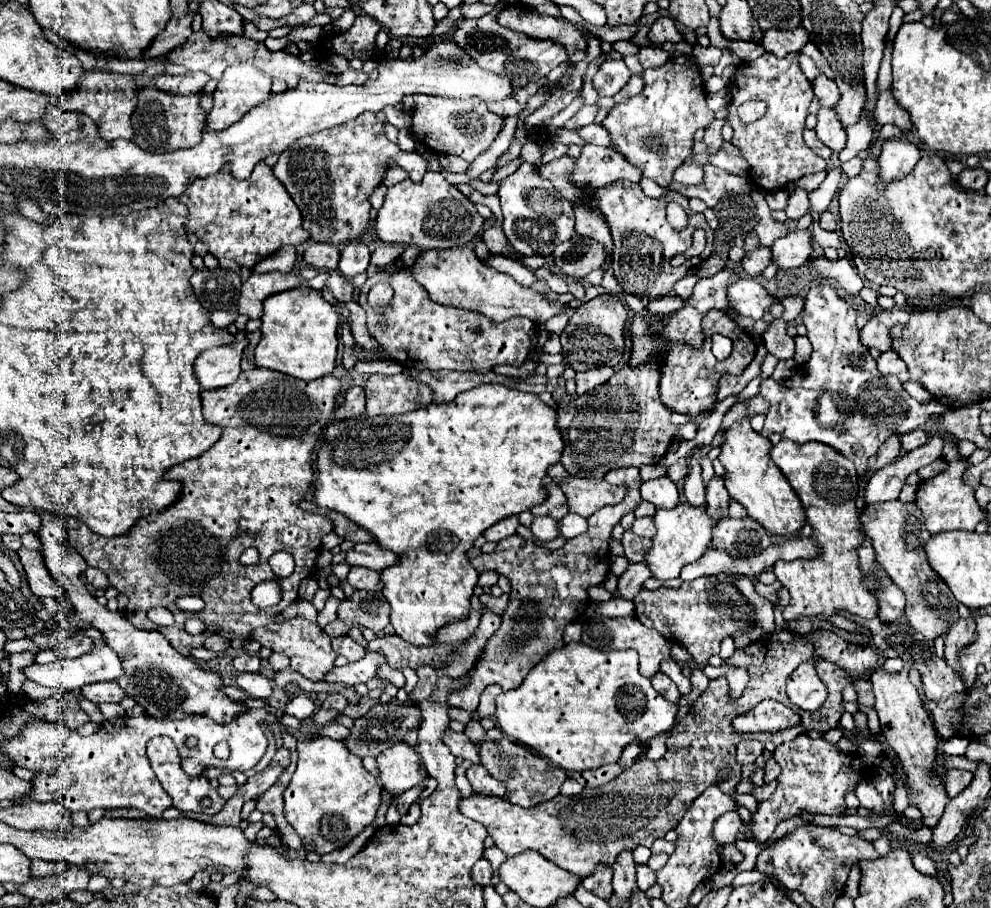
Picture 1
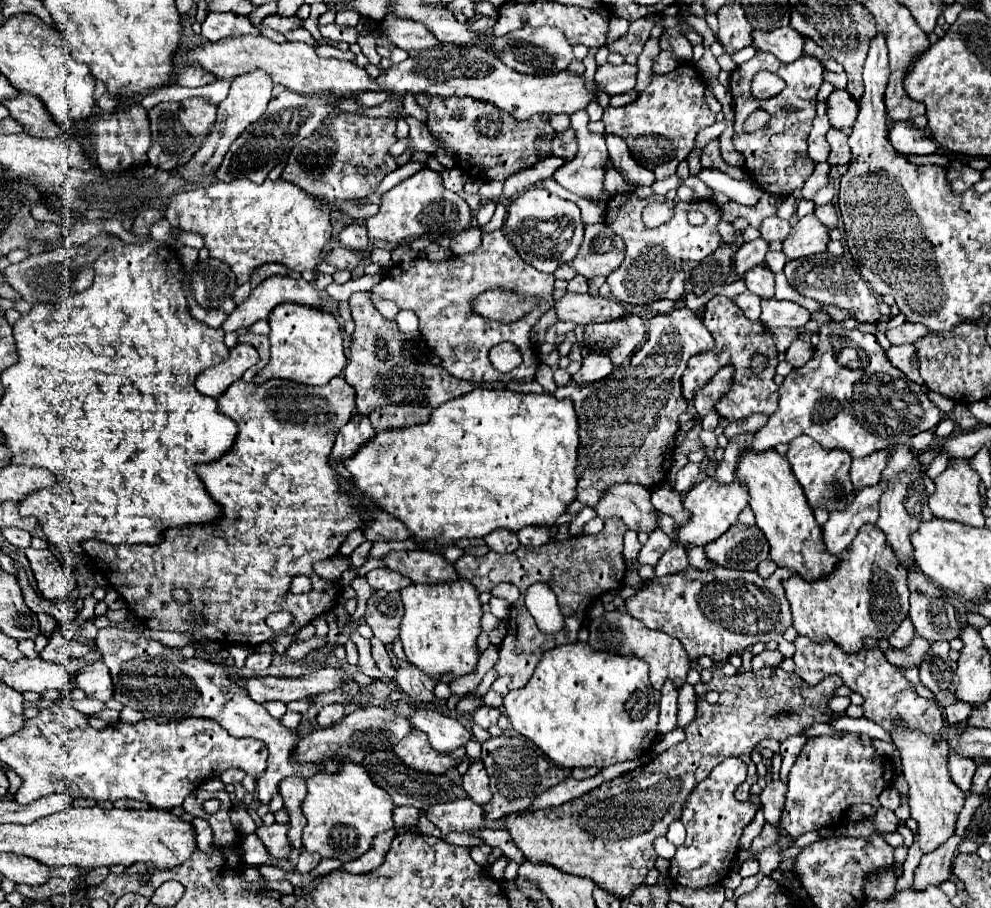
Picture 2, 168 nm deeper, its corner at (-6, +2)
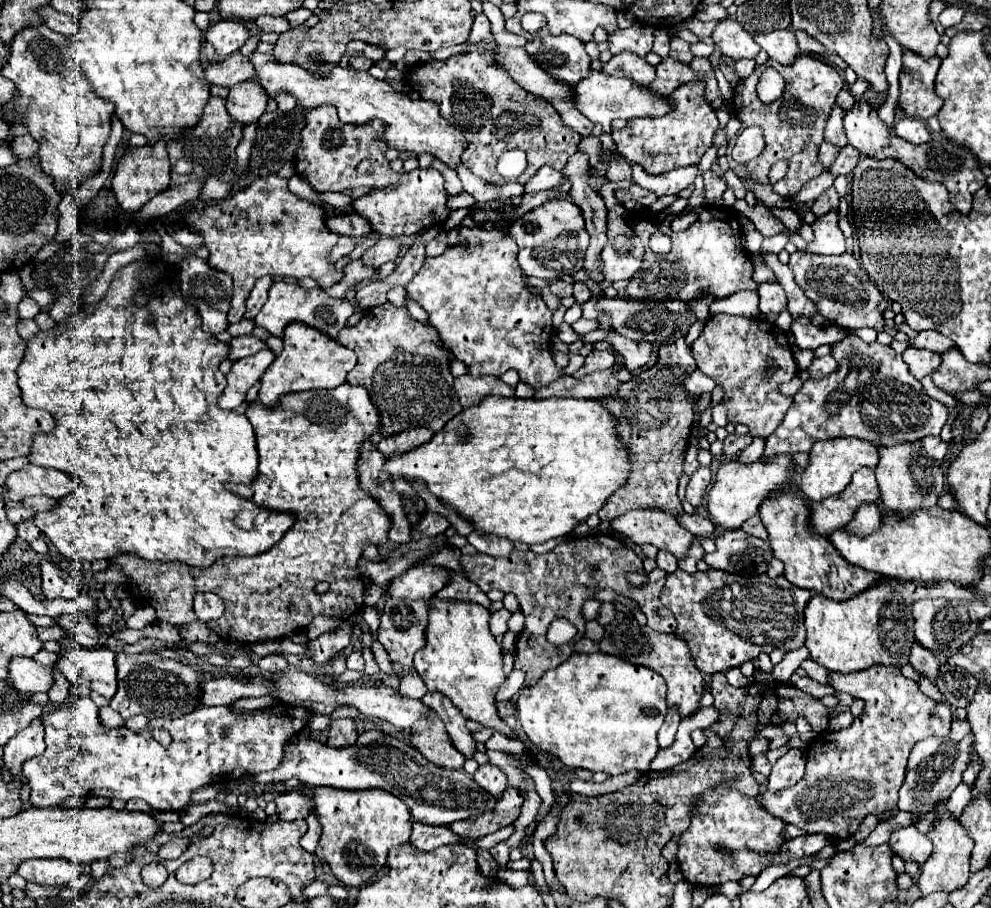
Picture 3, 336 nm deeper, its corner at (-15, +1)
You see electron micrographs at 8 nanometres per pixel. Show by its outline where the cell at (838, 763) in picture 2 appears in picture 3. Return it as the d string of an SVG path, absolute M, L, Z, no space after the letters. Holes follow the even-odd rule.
M869 667L867 671L855 671L855 675L835 675L831 673L831 685L837 691L847 691L853 697L865 701L863 713L853 721L849 729L843 731L823 731L817 741L810 743L806 751L805 777L785 789L785 791L765 791L757 795L761 807L765 807L771 815L783 819L785 823L797 825L809 833L825 833L833 839L847 839L855 835L857 827L867 815L879 815L887 809L895 809L897 791L903 785L907 773L907 757L911 747L925 737L947 737L951 725L951 709L949 705L935 703L927 695L923 695L915 681L895 671L895 667Z

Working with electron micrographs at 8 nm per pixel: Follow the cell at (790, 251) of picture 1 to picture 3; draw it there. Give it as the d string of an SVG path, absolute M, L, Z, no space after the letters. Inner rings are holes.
M831 209L827 215L817 217L811 225L815 233L815 241L809 243L811 253L823 255L841 255L845 253L845 237L839 229L839 209Z

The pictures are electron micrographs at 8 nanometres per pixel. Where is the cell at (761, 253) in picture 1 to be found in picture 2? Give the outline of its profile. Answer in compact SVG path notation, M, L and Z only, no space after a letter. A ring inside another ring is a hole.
M752 266L744 276L746 288L754 294L760 294L760 298L772 298L774 296L774 274L768 266Z

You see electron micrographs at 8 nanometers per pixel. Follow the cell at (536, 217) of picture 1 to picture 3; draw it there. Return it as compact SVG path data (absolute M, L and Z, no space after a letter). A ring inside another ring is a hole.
M569 199L545 201L541 207L521 215L519 219L515 219L509 227L509 233L515 237L515 241L519 245L519 257L517 259L519 259L519 265L521 265L525 275L533 275L539 279L561 279L565 275L573 275L573 273L583 269L583 259L585 259L585 251L589 245L589 233L585 231L585 221L583 221L581 209Z

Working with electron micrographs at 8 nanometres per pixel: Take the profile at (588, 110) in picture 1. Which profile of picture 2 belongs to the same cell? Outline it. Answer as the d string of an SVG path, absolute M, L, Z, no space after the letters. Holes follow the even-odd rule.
M572 126L566 132L560 132L552 138L552 154L562 156L564 160L574 158L574 154L576 154L576 132Z

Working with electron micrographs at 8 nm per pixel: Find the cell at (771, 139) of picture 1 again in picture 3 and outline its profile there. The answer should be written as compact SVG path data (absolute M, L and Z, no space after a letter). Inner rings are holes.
M799 55L795 59L795 63L789 65L789 67L783 67L775 61L767 61L765 67L773 67L785 79L783 95L777 101L767 105L767 103L759 101L759 97L757 97L755 87L759 83L761 73L763 73L763 65L755 67L751 77L739 81L739 85L735 87L735 93L733 93L733 109L735 109L737 119L741 121L743 129L751 127L751 125L759 125L763 129L765 149L759 157L755 157L753 161L749 161L745 165L735 163L729 157L729 153L727 153L727 159L729 159L729 165L739 179L753 179L761 185L769 183L767 173L769 173L771 165L777 159L787 159L789 161L789 173L787 173L785 179L781 179L773 185L773 191L781 197L791 197L809 179L813 179L813 177L817 177L825 171L823 163L817 157L819 155L819 143L823 141L825 123L827 123L829 113L835 105L837 93L843 89L845 81L841 79L841 75L833 67L827 67L827 63L823 63L823 61L819 61L817 57L811 57L811 55Z

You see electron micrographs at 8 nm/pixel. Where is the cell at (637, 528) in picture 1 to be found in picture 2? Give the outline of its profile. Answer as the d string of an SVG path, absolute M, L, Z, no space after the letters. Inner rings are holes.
M656 528L654 532L650 532L650 540L642 546L640 554L638 554L638 562L636 568L644 566L644 564L656 564L658 558L672 546L672 540L668 534L664 534L660 528Z

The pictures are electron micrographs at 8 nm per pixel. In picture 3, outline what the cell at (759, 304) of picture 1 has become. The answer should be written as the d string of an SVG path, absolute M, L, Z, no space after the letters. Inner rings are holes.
M807 317L797 319L791 325L791 333L795 335L795 345L799 349L811 349L811 351L815 351L821 345L833 345L847 335L847 331L843 331L835 325L829 325L825 329L815 327L815 325L811 325L811 321Z

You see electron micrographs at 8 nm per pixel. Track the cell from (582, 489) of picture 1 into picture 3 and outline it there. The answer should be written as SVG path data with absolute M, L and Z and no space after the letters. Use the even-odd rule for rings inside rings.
M629 511L613 519L611 527L639 545L651 543L657 549L673 553L677 559L685 559L693 543L693 535L683 531L679 521L663 511Z

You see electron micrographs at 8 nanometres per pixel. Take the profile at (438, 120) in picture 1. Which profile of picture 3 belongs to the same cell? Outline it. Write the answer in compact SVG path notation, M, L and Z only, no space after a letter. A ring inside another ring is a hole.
M475 49L449 57L443 63L429 59L423 65L407 71L405 83L409 87L415 87L423 99L435 101L441 107L441 115L445 119L451 119L451 123L465 133L469 147L463 153L463 163L477 177L489 183L503 183L505 179L497 173L497 159L509 149L523 149L527 153L529 165L523 173L525 181L521 177L521 183L527 183L543 165L563 171L567 159L577 151L581 135L563 125L559 113L545 99L531 95L519 83L515 83L515 87L511 83L505 83L507 77L503 73L505 71L501 71L501 67L497 65L493 49ZM449 73L489 73L487 79L493 81L493 91L479 91L477 85L451 83Z

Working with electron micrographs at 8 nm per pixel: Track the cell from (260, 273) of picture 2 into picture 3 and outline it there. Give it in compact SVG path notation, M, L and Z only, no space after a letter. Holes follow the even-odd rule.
M269 275L259 279L259 283L255 283L255 287L253 287L253 291L251 291L251 295L249 295L247 303L245 303L245 307L247 307L245 319L255 319L255 315L261 311L261 307L267 301L267 293L269 293L271 283L273 283L273 277L269 277Z

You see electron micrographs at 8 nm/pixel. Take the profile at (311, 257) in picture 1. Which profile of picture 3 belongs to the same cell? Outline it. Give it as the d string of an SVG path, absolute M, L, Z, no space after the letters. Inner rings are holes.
M379 239L377 245L373 245L365 255L363 261L365 265L373 265L373 267L381 267L387 261L397 261L401 253L401 245L395 239Z

